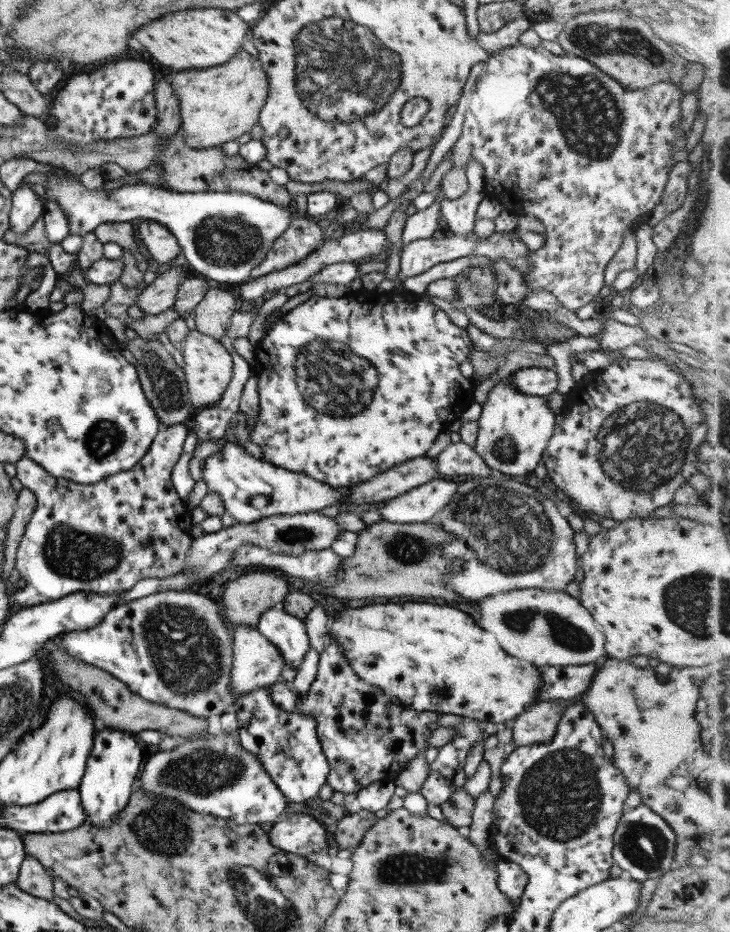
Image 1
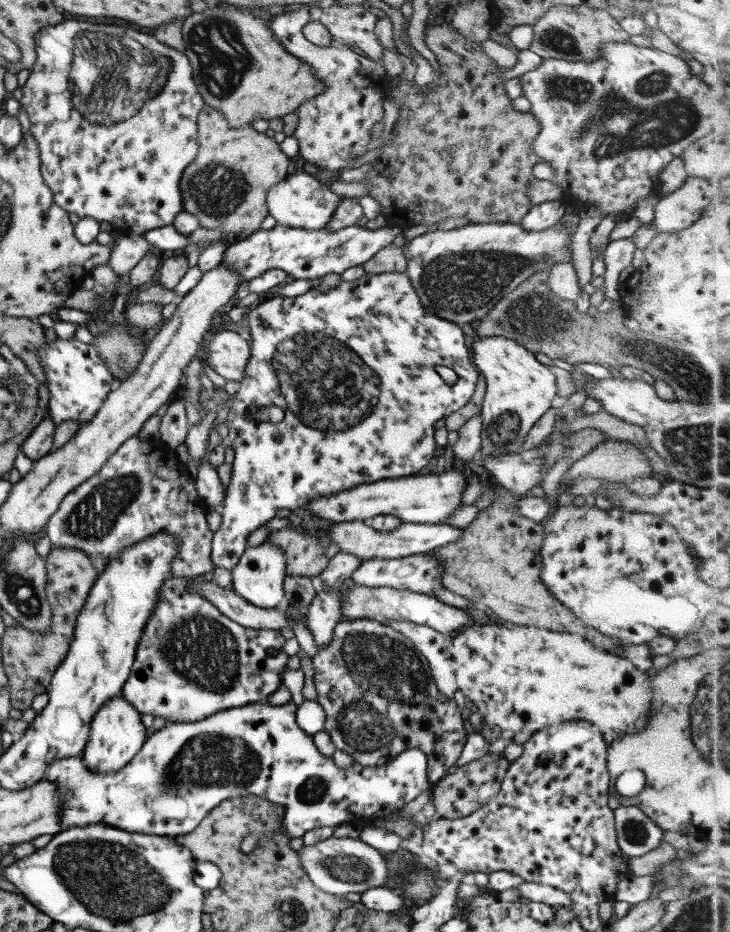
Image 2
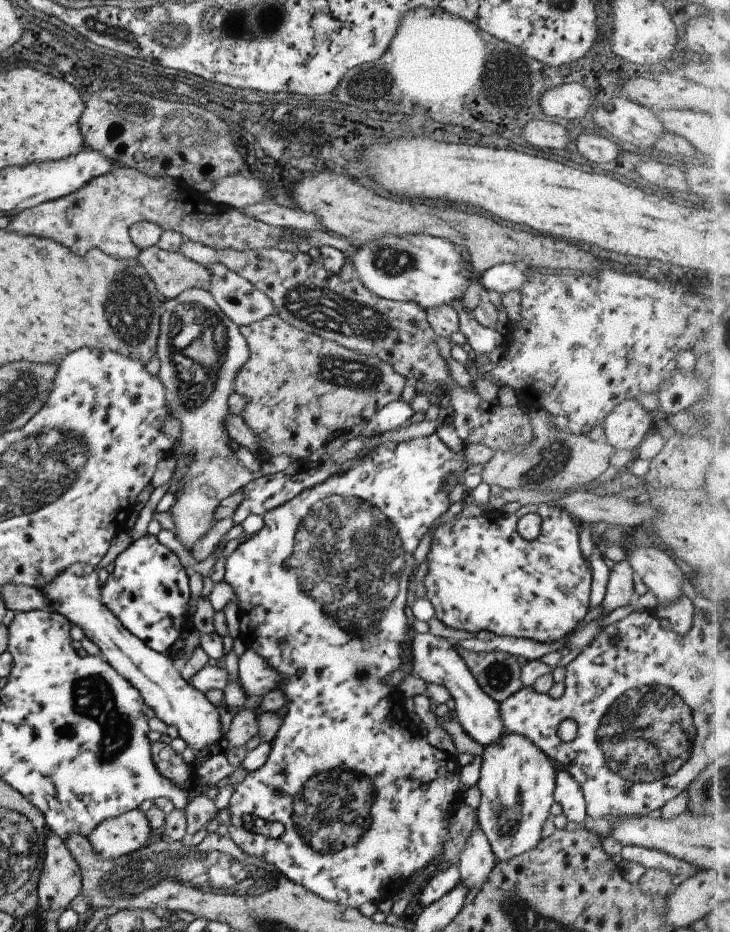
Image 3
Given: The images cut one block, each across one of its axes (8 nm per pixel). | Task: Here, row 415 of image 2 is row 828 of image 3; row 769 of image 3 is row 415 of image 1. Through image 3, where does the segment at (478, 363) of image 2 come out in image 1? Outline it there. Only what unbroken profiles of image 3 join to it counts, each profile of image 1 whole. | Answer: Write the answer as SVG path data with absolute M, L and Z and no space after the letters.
M498 381L487 392L486 400L480 404L481 412L474 451L491 471L497 471L511 478L531 476L542 461L549 437L553 432L557 416L551 413L546 398L527 396L517 392L509 382Z

